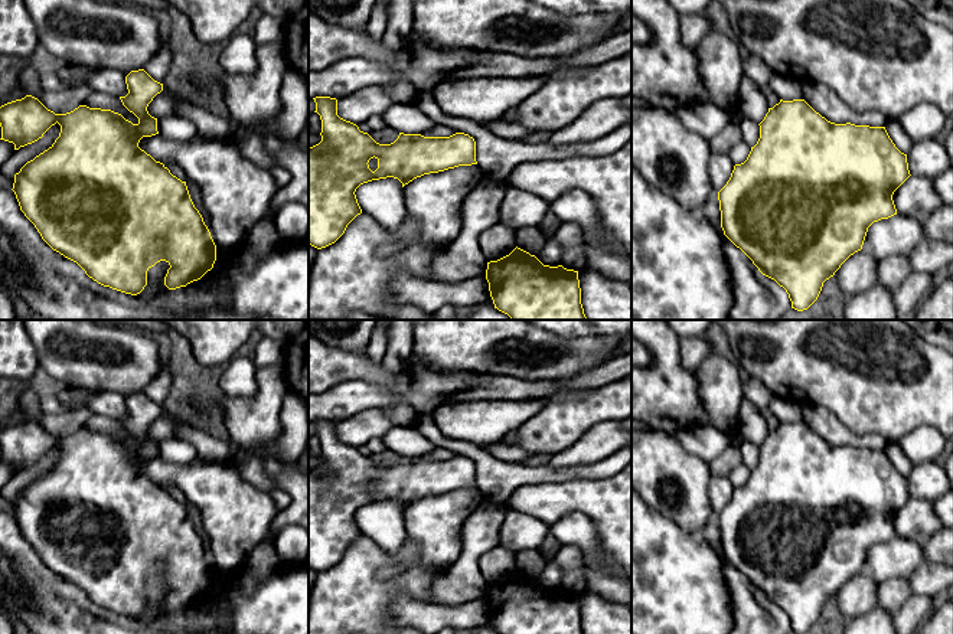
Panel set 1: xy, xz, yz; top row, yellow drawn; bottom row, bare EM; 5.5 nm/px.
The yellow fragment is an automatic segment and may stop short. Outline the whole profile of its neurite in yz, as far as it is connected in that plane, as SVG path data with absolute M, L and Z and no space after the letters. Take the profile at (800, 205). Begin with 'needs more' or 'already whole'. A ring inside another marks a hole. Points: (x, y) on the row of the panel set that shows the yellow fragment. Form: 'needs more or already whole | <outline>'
already whole | M780 99L758 125L757 144L718 192L721 228L763 275L786 290L792 308L803 311L817 300L823 282L862 249L868 228L897 215L892 195L911 176L907 154L895 147L885 127L830 122L804 99Z

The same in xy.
already whole | M144 69L131 71L125 76L125 84L128 94L120 99L138 118L137 124L111 110L87 105L79 105L66 114L55 114L32 95L1 105L0 140L13 143L14 150L37 141L56 122L61 125L55 143L14 174L12 190L20 210L35 225L42 239L53 251L76 262L98 284L137 295L147 285L147 271L157 262L166 261L170 268L164 277L164 285L176 290L200 280L213 268L216 245L190 199L186 182L173 176L163 163L138 147L143 137L159 134L157 118L149 114L147 107L163 91L163 84L154 81Z

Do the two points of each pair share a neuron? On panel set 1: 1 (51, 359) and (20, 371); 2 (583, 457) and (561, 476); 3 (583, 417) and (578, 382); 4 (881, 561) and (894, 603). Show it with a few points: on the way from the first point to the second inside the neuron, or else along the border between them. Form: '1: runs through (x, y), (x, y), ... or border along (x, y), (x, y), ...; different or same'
1: border along (28, 335), (39, 366); different
2: border along (606, 457), (587, 464), (558, 469), (547, 466); different
3: border along (613, 379), (596, 386), (558, 389), (547, 396); different
4: runs through (891, 571), (894, 574), (894, 592); same

